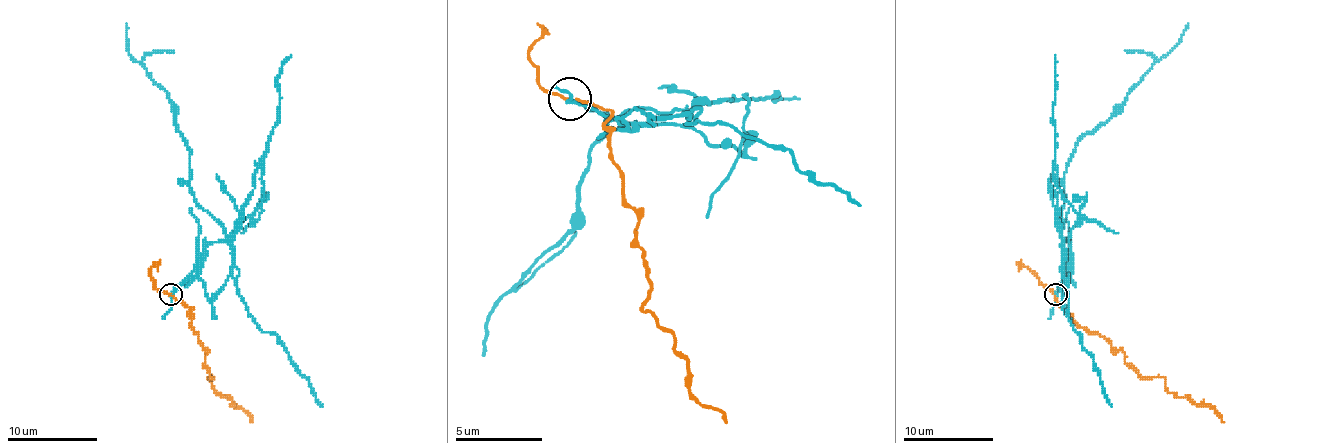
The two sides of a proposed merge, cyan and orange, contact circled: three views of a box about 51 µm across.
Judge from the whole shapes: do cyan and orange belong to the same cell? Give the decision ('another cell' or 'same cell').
another cell

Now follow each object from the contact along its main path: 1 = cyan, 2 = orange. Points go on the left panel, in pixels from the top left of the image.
1: (171, 293), (194, 271), (212, 298), (230, 273), (232, 242), (194, 199), (176, 106), (128, 52), (126, 23)
2: (171, 293), (191, 309), (191, 327), (205, 350), (212, 388), (236, 404), (252, 422)

